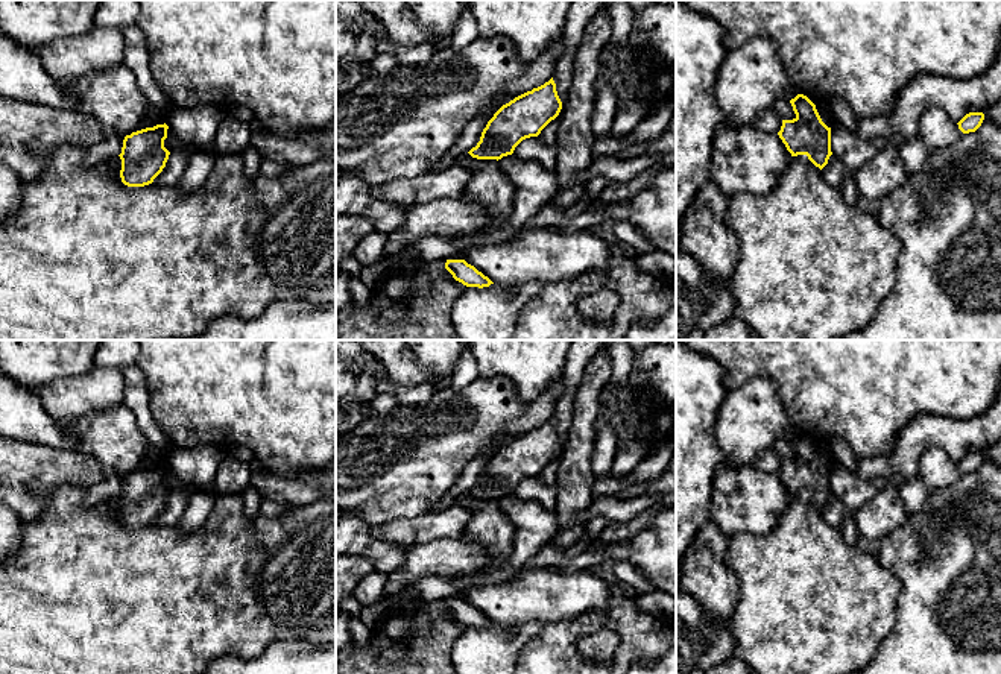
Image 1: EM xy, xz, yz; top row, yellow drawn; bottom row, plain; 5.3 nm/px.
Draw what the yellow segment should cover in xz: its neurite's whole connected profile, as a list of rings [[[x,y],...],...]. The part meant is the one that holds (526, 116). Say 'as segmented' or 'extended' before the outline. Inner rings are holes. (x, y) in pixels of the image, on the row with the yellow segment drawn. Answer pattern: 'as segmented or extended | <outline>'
as segmented | [[[553,77],[503,105],[488,121],[480,141],[468,153],[477,159],[512,155],[526,138],[538,137],[562,109]]]

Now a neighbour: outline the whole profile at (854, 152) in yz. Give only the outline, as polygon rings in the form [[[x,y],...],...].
[[[842,124],[831,128],[831,152],[849,173],[863,167],[886,146],[899,146],[904,140],[901,134],[893,134],[889,138],[860,138],[855,131]]]

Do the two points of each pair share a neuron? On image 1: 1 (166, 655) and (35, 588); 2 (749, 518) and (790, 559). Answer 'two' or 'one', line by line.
1: one
2: two

